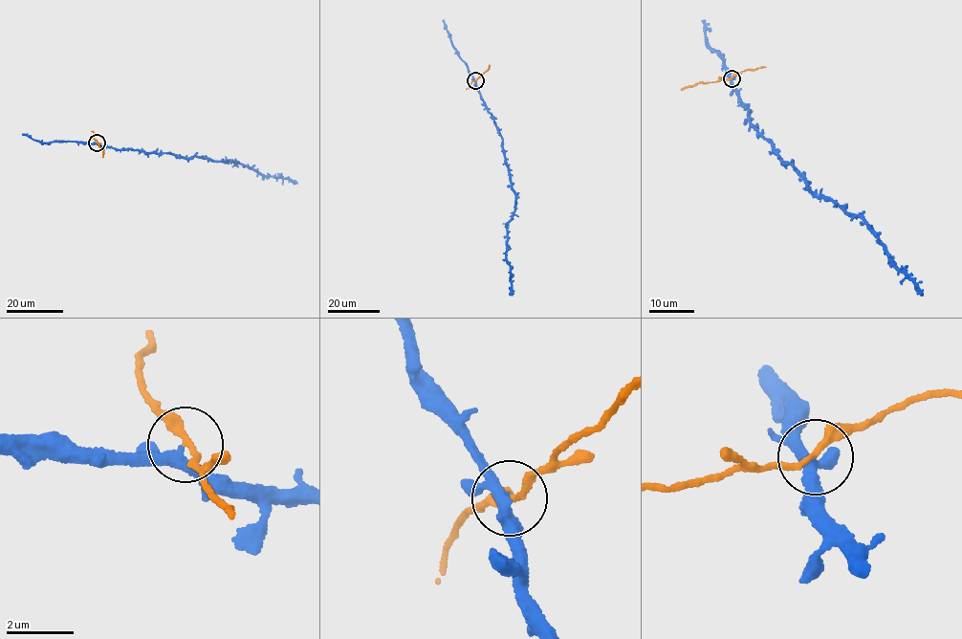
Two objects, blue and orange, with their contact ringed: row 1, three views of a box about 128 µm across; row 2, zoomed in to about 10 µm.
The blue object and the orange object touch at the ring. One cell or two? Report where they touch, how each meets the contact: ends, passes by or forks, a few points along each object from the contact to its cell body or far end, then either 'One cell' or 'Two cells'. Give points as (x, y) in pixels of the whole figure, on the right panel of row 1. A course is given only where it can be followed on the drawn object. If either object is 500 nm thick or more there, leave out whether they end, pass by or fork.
Place: (732, 78). At the ring blue forks. At the ring orange passes by. Course of blue: (731, 78), (752, 124), (782, 161), (818, 196), (864, 217), (920, 295). Course of orange: (732, 78), (696, 83), (681, 90). Two cells

